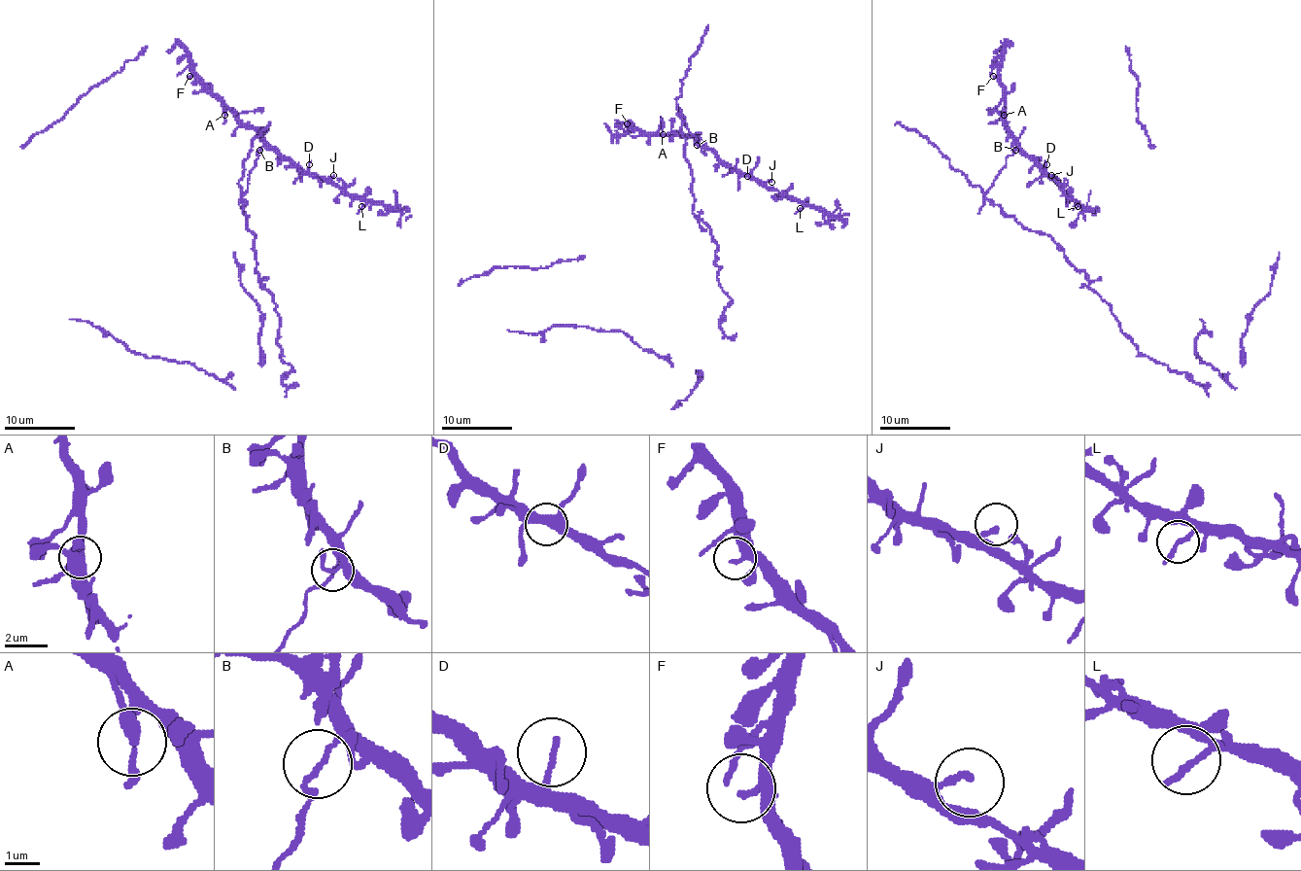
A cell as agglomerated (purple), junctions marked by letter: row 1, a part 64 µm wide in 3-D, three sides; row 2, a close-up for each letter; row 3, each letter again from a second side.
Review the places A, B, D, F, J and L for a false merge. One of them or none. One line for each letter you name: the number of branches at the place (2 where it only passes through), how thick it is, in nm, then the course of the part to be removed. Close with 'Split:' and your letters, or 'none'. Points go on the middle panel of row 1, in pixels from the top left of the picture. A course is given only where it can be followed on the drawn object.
B: branches 2; calibre 130 nm
Split: B

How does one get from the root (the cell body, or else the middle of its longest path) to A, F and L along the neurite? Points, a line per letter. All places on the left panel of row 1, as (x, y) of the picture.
A: (248, 222), (242, 197), (263, 139), (228, 109), (224, 115)
F: (248, 222), (242, 197), (263, 139), (189, 76)
L: (248, 222), (242, 197), (249, 171), (265, 145), (274, 147), (305, 171), (359, 195), (365, 203), (361, 206)

